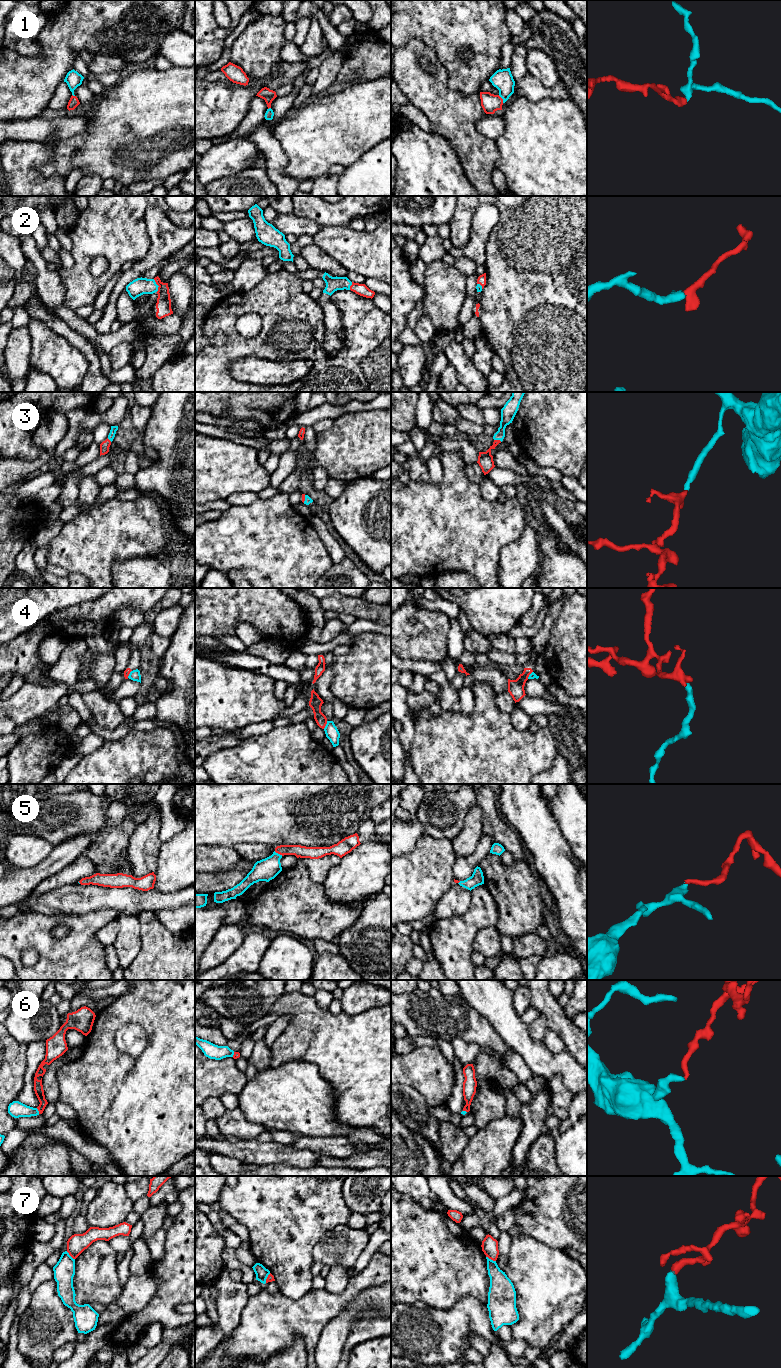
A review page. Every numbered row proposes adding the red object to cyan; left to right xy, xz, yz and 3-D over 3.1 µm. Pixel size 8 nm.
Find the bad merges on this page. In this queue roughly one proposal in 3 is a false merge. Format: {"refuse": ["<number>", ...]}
{"refuse": ["4", "7"]}

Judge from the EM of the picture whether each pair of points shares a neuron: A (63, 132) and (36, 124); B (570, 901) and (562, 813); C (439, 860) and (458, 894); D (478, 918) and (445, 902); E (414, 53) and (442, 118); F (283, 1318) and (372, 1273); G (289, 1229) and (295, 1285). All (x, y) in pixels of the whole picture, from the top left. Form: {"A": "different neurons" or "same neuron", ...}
{"A": "same neuron", "B": "different neurons", "C": "different neurons", "D": "different neurons", "E": "same neuron", "F": "same neuron", "G": "same neuron"}

